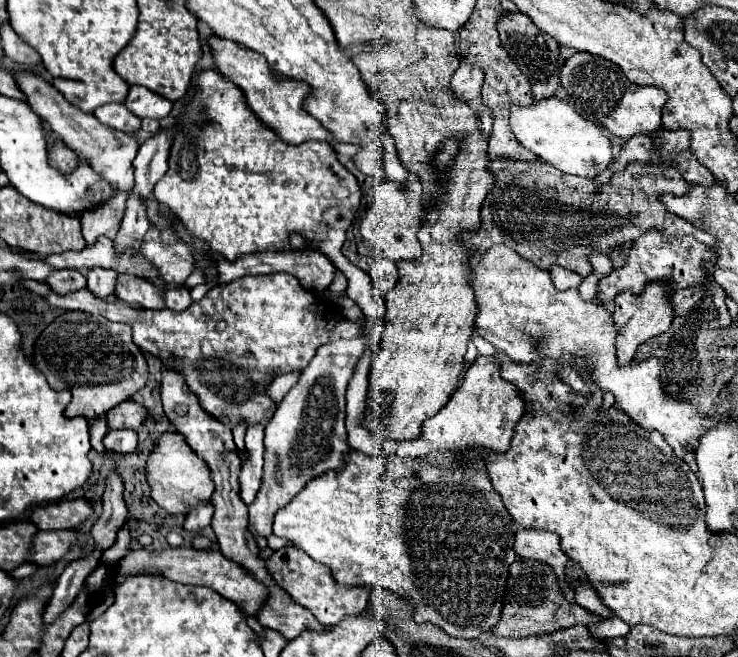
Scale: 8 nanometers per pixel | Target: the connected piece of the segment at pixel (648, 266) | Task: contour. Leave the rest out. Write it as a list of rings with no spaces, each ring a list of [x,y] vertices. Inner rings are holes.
[[[648,229],[640,237],[632,241],[630,257],[622,269],[612,271],[598,283],[598,293],[596,299],[604,305],[610,305],[612,299],[622,293],[624,289],[630,289],[632,293],[640,293],[646,283],[658,281],[658,279],[672,279],[672,289],[684,289],[692,285],[702,285],[708,271],[704,269],[704,261],[712,261],[714,257],[710,255],[708,249],[702,249],[702,243],[696,241],[694,237],[668,237],[660,229]]]

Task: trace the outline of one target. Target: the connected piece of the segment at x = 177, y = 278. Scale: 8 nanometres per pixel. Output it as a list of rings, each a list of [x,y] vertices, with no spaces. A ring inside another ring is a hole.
[[[162,241],[142,243],[144,257],[158,267],[168,283],[184,283],[188,275],[194,273],[194,257],[190,257],[190,247],[186,243],[162,245]]]

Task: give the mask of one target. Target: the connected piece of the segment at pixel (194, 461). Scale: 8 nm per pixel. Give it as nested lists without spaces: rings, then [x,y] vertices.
[[[168,429],[156,441],[146,465],[146,481],[150,485],[152,499],[168,513],[188,513],[198,505],[198,501],[210,501],[214,493],[208,465],[188,447],[184,435],[176,429]]]

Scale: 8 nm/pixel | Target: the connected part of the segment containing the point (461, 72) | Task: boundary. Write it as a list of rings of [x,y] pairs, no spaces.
[[[462,63],[460,69],[454,73],[452,77],[452,89],[454,93],[464,99],[464,101],[472,101],[480,97],[480,87],[484,81],[484,73],[482,69],[478,69],[476,65],[466,65]]]

